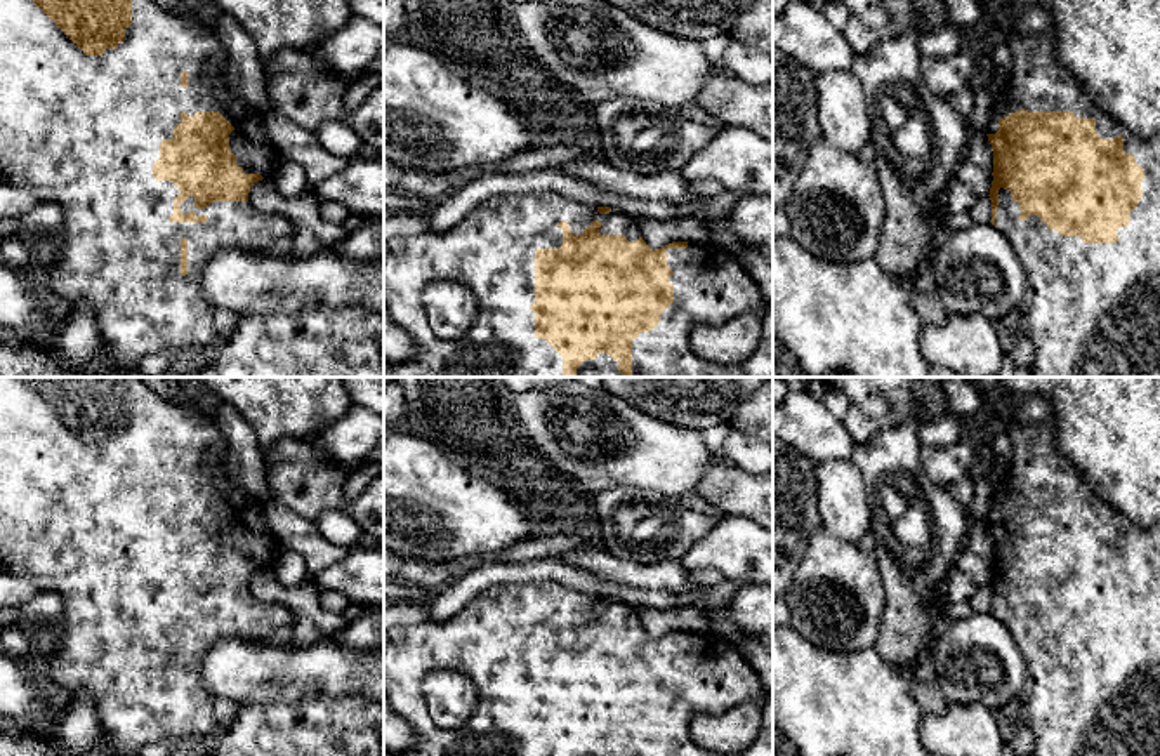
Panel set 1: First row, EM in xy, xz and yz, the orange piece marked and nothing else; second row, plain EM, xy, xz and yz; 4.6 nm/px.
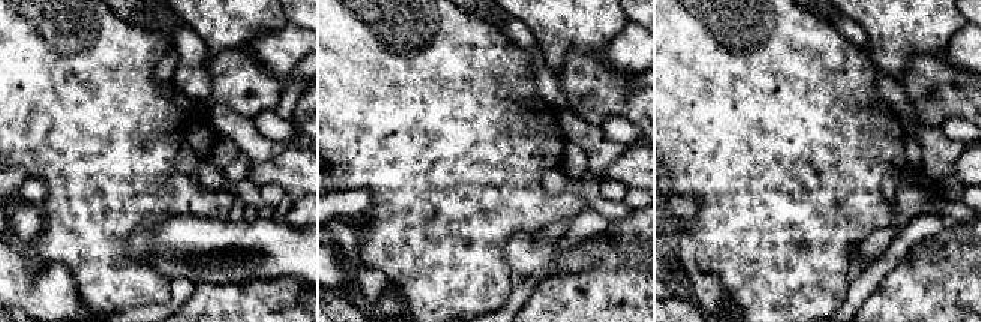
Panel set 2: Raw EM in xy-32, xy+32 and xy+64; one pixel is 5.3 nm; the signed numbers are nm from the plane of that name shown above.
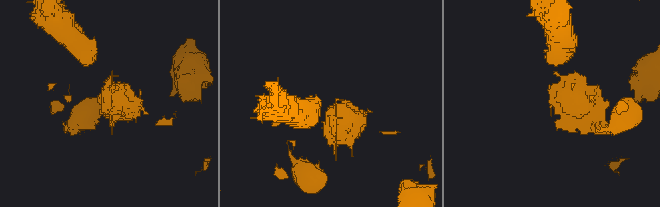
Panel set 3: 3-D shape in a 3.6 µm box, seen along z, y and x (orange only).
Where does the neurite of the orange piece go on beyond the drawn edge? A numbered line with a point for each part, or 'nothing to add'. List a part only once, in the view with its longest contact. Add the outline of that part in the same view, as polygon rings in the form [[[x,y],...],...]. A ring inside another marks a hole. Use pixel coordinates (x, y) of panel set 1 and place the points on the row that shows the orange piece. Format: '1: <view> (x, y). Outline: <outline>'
1: yz (1091, 310). Outline: [[[1012,35],[1007,38],[1012,71],[1007,89],[993,101],[986,134],[999,130],[999,120],[1014,111],[1073,111],[1094,118],[1103,139],[1124,137],[1124,151],[1144,169],[1143,198],[1130,210],[1127,228],[1118,228],[1117,243],[1084,243],[1049,229],[1038,216],[1019,219],[1019,203],[1009,189],[999,189],[995,226],[1011,242],[1026,275],[1026,290],[1014,339],[1026,334],[1035,349],[1035,377],[1160,377],[1160,132],[1139,139],[1101,111],[1084,87],[1056,61],[1056,35]]]

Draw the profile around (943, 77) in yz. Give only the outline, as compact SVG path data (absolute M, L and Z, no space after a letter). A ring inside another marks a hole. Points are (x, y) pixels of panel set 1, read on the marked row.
M966 50L941 59L920 57L919 61L924 87L931 96L939 99L967 89L974 66L976 56Z

